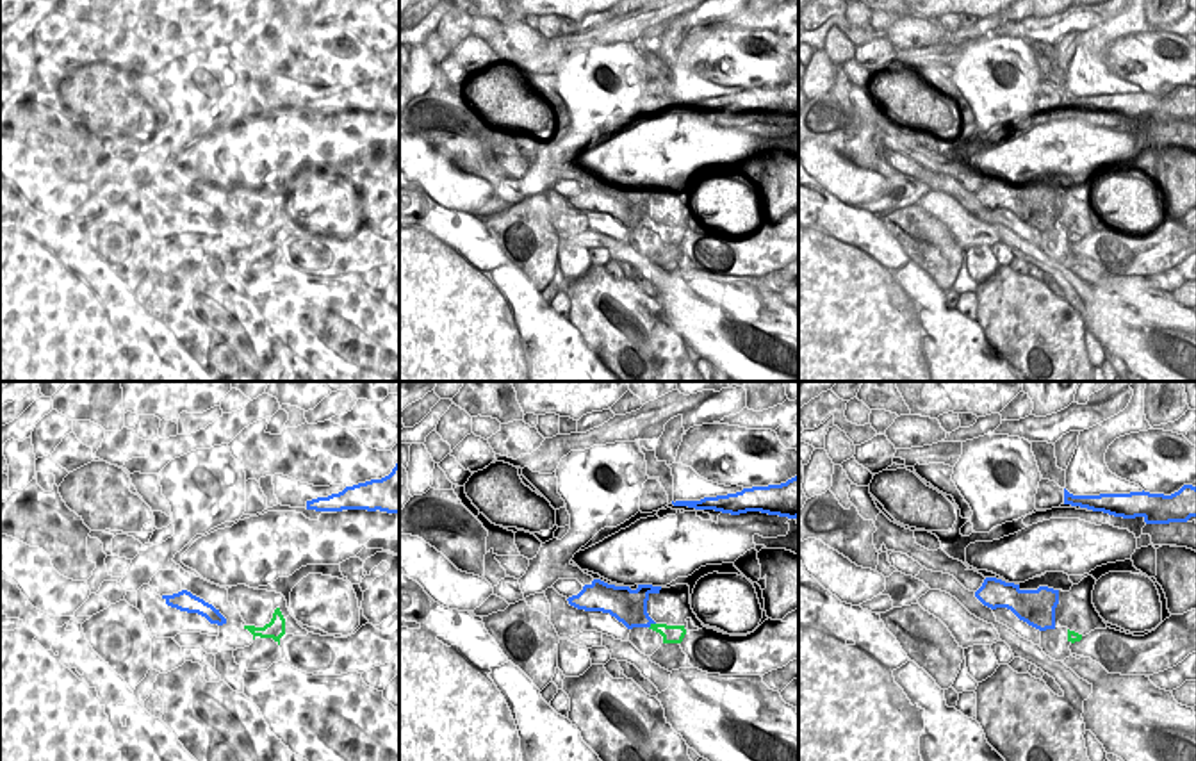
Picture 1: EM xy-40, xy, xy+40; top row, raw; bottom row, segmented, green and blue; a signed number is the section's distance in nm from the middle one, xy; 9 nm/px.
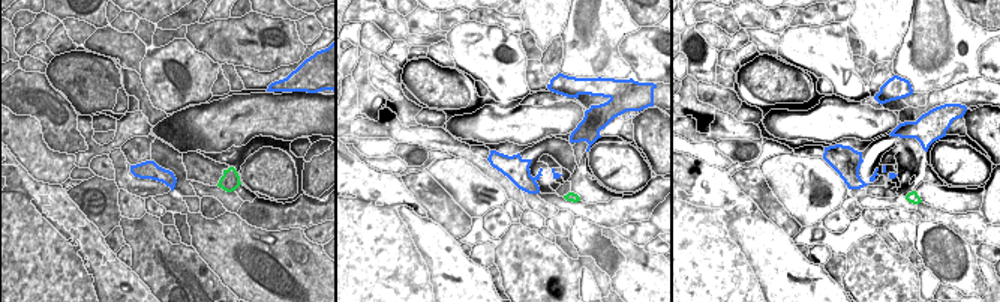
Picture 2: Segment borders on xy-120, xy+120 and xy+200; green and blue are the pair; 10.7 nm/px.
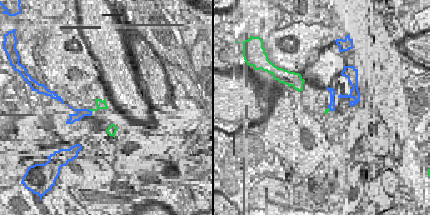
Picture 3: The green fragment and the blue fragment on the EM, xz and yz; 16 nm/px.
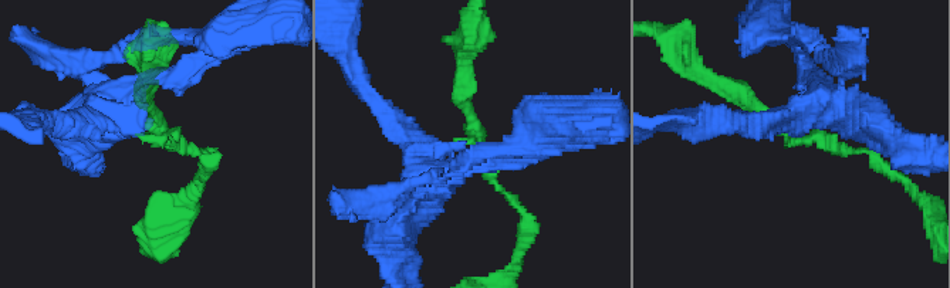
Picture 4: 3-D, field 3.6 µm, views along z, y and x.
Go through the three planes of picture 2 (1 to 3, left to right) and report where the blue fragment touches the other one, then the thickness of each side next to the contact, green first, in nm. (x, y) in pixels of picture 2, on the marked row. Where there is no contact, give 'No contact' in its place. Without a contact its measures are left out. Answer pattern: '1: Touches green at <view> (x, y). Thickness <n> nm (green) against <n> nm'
1: No contact
2: No contact
3: No contact.

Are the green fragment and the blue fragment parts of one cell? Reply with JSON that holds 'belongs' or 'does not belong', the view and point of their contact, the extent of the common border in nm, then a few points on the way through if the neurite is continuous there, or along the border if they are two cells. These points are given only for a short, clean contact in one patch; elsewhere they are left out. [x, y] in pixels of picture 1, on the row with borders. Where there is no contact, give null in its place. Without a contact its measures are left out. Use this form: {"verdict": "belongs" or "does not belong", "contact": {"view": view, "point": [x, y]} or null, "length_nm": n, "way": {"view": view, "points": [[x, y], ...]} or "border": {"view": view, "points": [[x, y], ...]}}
{"verdict": "does not belong", "contact": {"view": "xy", "point": [651, 626]}, "length_nm": 80, "border": {"view": "xy", "points": [[655, 622], [649, 628]]}}

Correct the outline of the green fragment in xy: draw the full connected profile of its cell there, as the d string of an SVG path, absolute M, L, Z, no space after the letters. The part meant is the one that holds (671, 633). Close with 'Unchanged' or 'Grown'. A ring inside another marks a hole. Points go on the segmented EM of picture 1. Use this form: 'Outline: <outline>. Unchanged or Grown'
Outline: M651 624L649 629L659 633L663 643L681 643L686 634L684 626Z. Unchanged.

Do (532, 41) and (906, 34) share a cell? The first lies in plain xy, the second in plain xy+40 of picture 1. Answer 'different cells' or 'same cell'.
same cell

